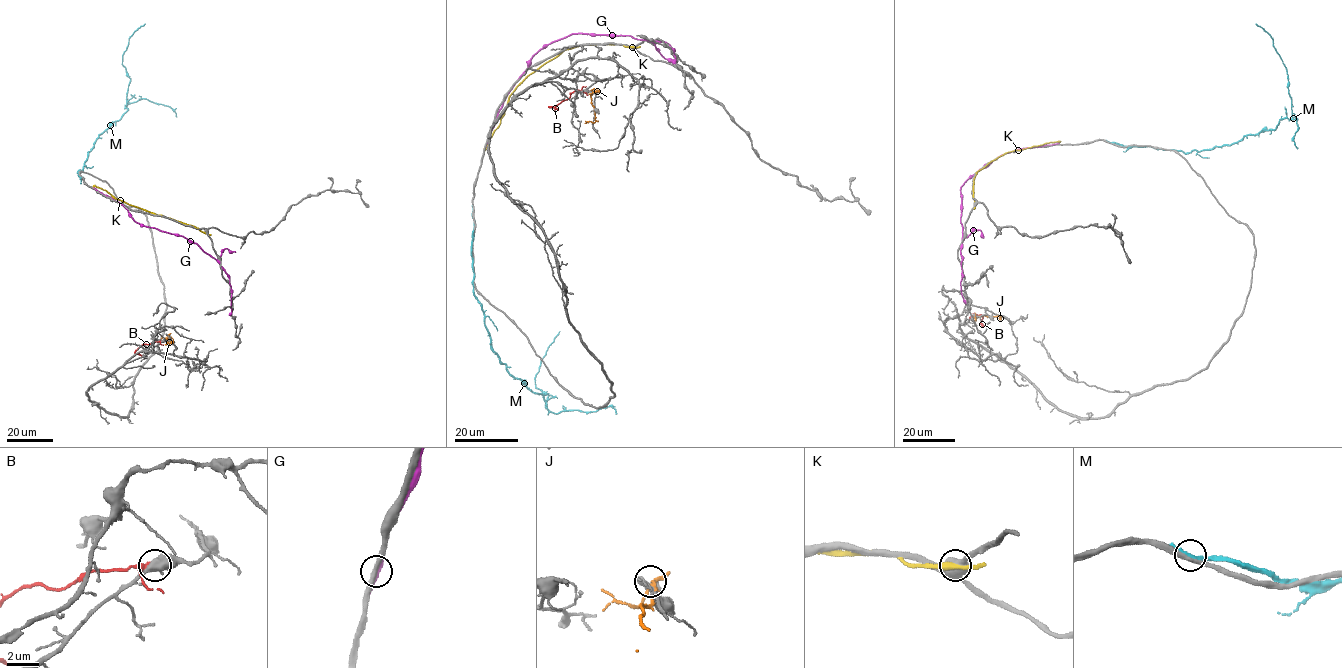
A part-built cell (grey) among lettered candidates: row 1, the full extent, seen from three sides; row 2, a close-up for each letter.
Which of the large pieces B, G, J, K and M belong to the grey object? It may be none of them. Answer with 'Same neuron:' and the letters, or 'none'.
Same neuron: none

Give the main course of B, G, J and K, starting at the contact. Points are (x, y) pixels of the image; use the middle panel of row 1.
B: (584, 92), (575, 90), (568, 99), (549, 107), (558, 110)
G: (486, 144), (504, 98), (531, 58), (549, 44), (577, 34), (632, 36), (669, 44), (673, 63)
J: (594, 119), (591, 95), (599, 91), (596, 90)
K: (634, 46), (604, 44), (571, 47), (543, 63), (510, 96), (500, 125), (484, 151)

